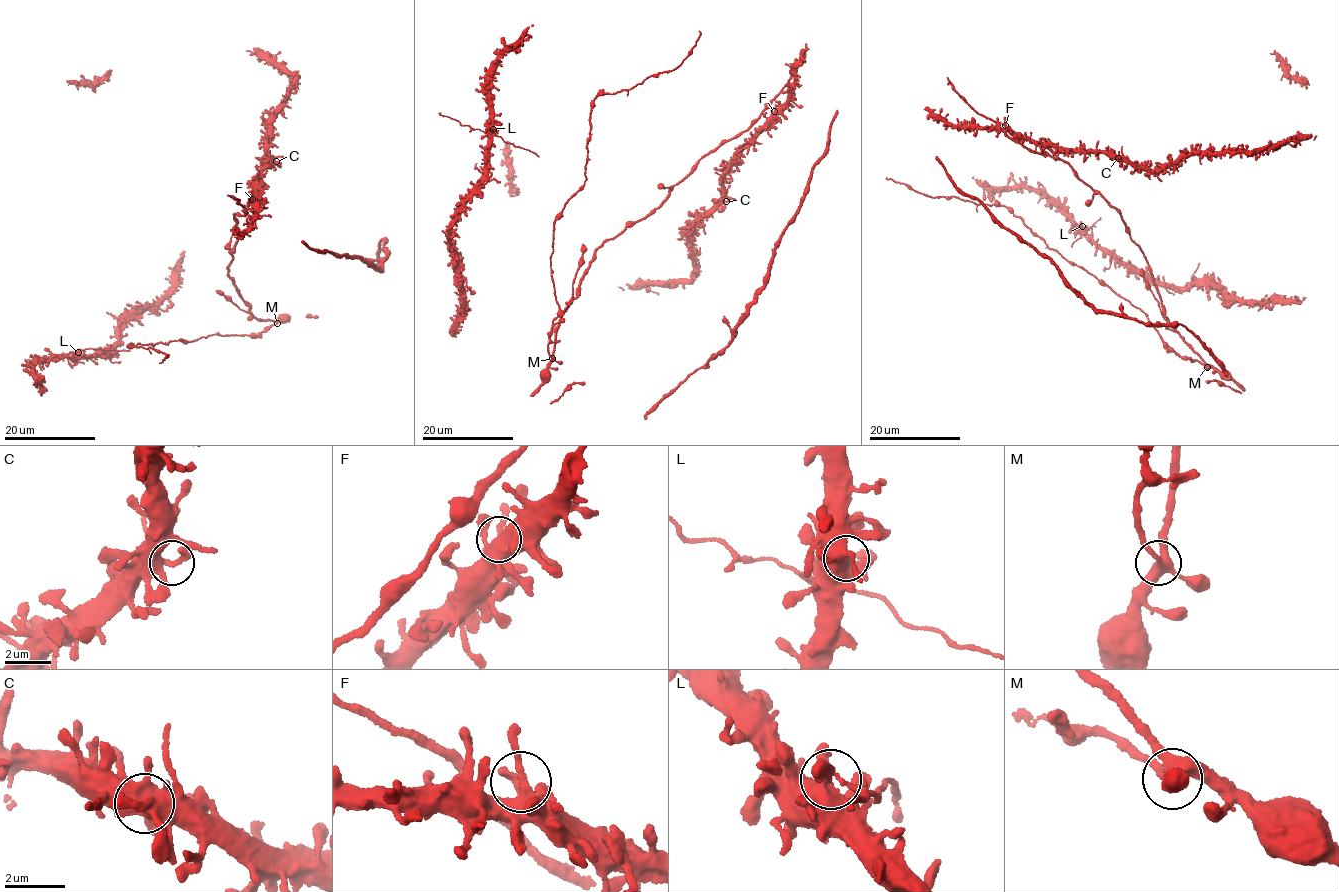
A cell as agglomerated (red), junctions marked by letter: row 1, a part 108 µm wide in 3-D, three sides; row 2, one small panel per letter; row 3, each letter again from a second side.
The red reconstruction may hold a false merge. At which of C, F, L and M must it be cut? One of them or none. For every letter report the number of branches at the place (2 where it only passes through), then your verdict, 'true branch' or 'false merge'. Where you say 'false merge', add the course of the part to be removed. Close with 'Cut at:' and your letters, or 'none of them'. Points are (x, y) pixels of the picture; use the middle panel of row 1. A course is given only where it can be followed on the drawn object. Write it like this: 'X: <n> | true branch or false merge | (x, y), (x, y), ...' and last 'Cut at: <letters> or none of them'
C: 3 | true branch
F: 4 | true branch
L: 4 | false merge | (494, 129), (488, 134), (439, 112)
M: 4 | true branch
Cut at: L

